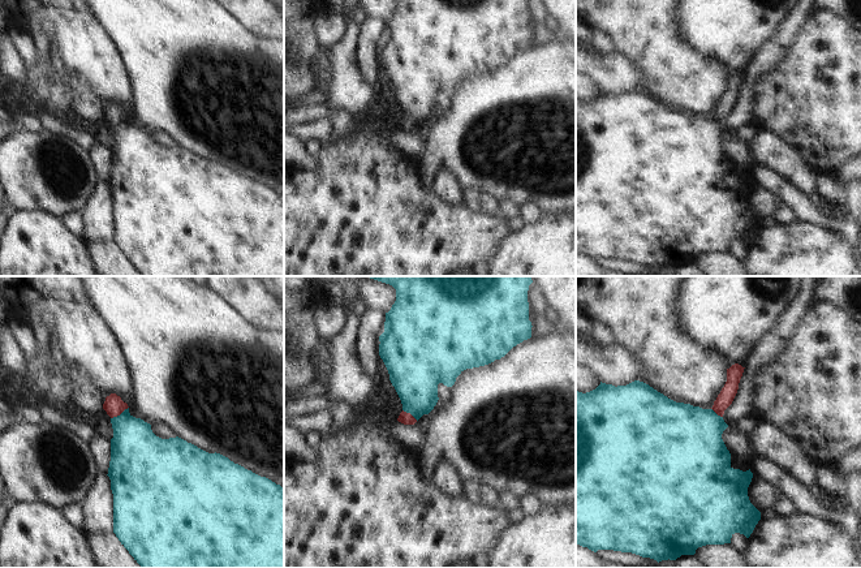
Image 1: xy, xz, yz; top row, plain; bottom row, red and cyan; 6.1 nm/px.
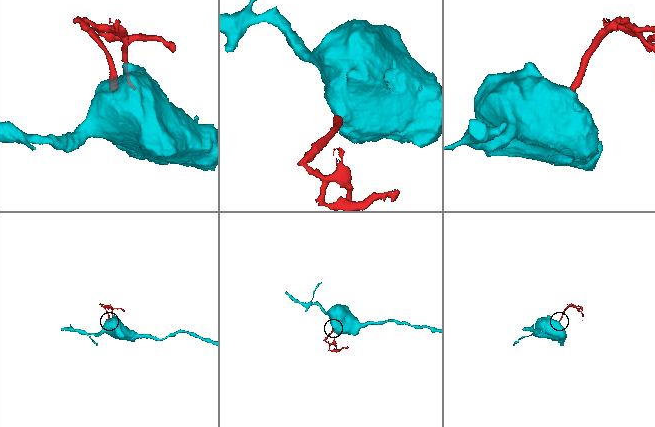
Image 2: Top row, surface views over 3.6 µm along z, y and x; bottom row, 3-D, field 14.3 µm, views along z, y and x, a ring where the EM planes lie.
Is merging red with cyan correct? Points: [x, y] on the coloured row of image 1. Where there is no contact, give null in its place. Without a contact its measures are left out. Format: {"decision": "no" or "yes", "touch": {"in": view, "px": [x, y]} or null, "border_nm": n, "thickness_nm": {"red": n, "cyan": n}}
{"decision": "no", "touch": {"in": "xy", "px": [119, 414]}, "border_nm": 130, "thickness_nm": {"red": 120, "cyan": 320}}

